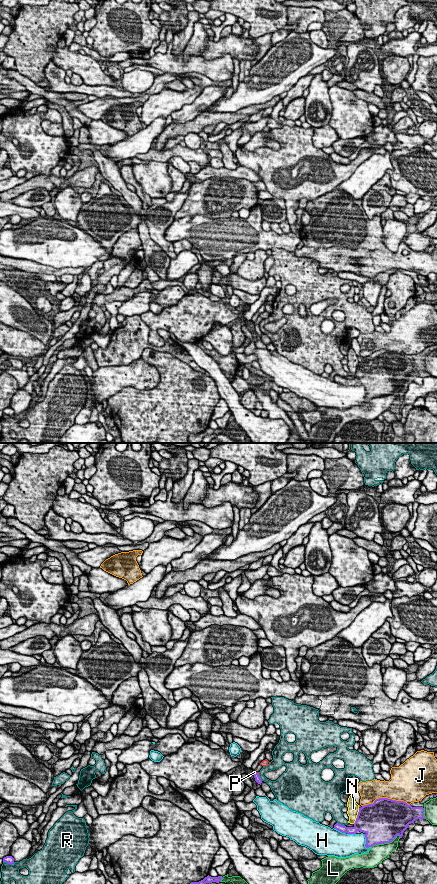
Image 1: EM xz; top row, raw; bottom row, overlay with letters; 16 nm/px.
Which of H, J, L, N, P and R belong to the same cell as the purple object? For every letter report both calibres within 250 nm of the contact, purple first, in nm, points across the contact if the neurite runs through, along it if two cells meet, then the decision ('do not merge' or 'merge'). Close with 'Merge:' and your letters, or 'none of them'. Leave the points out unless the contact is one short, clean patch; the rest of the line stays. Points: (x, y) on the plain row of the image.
H: 380 nm thick on the purple side, 340 nm on the other; do not merge
J: 500 nm thick on the purple side, 380 nm on the other; do not merge
L: 500 nm thick on the purple side, 280 nm on the other; do not merge
N: 500 nm thick on the purple side, 190 nm on the other; border along xz (359, 360), (356, 372), (353, 375); do not merge
P: 100 nm thick on the purple side, 30 nm on the other; runs through xz (257, 330), (256, 325), (254, 324); merge
R: 130 nm thick on the purple side, 180 nm on the other; do not merge
Merge: P

